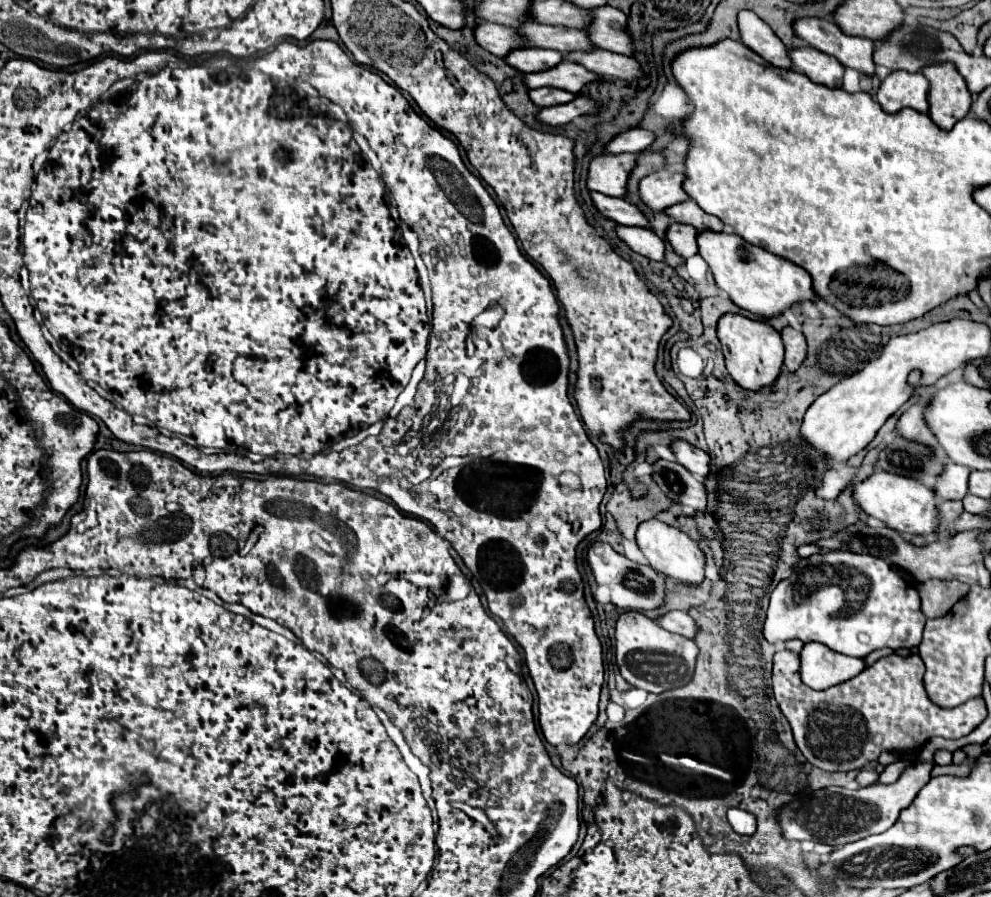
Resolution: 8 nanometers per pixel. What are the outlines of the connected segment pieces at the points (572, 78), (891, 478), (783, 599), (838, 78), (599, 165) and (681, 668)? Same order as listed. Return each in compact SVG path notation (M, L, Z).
M558 63L552 69L538 71L538 73L522 73L522 81L526 87L536 89L536 87L558 87L566 89L570 93L580 93L582 87L594 79L602 79L600 75L594 75L586 71L586 67L578 67L578 63Z
M874 471L874 475L866 477L864 481L856 483L852 489L852 499L856 505L870 517L880 519L890 529L910 535L926 535L936 531L936 497L934 491L924 487L912 477L888 473L888 471Z
M824 551L800 559L792 567L792 575L776 585L776 589L770 595L764 637L768 643L782 643L788 639L800 639L804 643L818 641L838 653L862 659L868 653L882 647L916 647L922 639L924 623L926 617L920 611L918 591L900 575L892 573L890 565L884 559L872 555L856 555L852 551Z
M796 47L796 49L788 49L788 53L796 71L804 73L814 83L820 83L826 87L842 87L844 65L838 63L838 59L814 47Z
M602 153L592 157L588 167L588 179L586 179L588 189L612 197L624 197L626 179L634 163L636 163L634 153L622 153L622 155Z
M626 611L616 621L616 663L622 677L648 693L662 693L686 685L694 673L698 647L692 639L674 635L658 627L656 621L648 619L638 611Z

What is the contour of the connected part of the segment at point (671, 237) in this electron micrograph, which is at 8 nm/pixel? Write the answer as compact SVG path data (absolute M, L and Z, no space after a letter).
M670 223L666 229L666 239L672 245L672 249L676 251L676 255L680 257L692 257L694 253L698 253L698 245L696 245L696 235L698 231L690 225L682 225L682 223Z

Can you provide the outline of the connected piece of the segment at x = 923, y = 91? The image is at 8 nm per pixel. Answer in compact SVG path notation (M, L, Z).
M892 71L882 83L876 93L878 103L884 111L896 113L904 107L912 107L920 113L928 111L928 81L922 73L908 73L908 71Z

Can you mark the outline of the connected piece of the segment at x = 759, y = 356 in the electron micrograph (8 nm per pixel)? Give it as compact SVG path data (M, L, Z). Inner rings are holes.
M726 313L718 321L718 339L722 343L728 373L744 389L758 389L772 385L778 371L784 367L784 345L780 333L768 321L754 321L738 313Z

